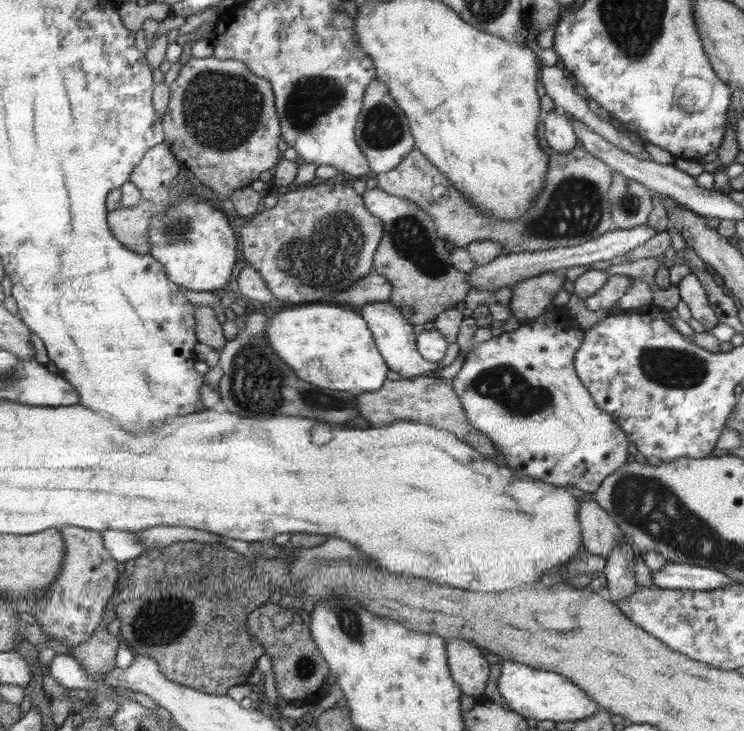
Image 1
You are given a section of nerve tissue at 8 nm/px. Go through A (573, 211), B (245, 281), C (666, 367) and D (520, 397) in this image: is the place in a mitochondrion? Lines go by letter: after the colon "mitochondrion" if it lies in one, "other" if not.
A: mitochondrion
B: other
C: mitochondrion
D: mitochondrion

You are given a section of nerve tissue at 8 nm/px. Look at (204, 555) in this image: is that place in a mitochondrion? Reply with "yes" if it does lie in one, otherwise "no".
yes

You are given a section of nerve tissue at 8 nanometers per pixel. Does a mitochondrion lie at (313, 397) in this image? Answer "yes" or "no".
yes

